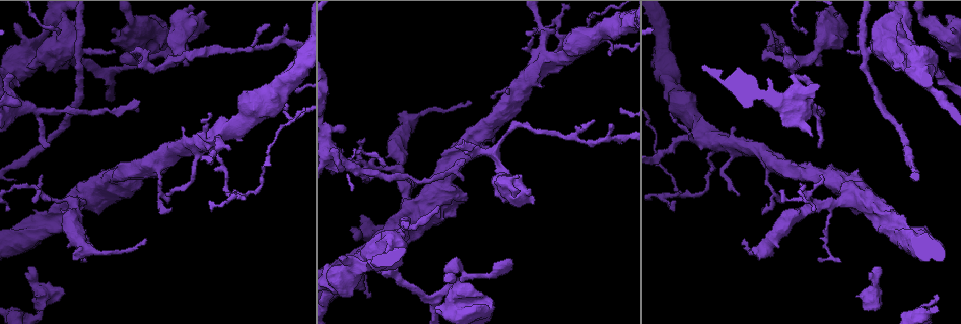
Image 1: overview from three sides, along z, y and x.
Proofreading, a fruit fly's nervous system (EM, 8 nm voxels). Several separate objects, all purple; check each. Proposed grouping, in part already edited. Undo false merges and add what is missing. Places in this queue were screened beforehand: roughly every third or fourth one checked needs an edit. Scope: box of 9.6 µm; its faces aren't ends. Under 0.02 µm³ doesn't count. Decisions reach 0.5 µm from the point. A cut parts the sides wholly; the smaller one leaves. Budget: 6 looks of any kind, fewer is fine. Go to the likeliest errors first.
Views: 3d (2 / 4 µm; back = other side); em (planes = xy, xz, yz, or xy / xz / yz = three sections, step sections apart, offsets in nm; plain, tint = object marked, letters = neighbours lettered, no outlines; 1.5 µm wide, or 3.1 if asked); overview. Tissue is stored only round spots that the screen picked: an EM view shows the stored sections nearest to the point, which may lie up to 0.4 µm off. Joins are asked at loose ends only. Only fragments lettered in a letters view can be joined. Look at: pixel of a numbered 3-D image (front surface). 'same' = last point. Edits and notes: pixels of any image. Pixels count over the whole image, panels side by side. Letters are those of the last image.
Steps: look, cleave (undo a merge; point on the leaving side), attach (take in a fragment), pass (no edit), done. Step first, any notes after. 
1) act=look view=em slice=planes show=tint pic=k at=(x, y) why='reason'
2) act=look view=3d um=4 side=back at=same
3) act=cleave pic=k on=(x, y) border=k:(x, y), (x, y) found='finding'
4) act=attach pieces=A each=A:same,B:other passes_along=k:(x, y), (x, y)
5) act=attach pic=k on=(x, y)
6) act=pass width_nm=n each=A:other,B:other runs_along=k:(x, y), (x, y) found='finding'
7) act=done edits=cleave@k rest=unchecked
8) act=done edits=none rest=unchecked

act=look view=em slice=yz step=8 show=letters pic=1 at=(371, 293) why='free end'

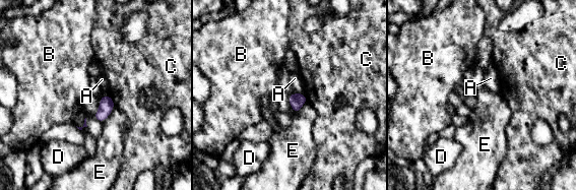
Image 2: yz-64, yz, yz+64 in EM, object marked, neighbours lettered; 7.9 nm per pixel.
act=pass each=A:other,B:other,C:other,D:other,E:other border=2:(308, 100), (298, 112), (293, 112) found='none of them fits'

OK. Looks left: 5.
act=look view=em slice=xy step=4 show=letters pic=1 at=(463, 160) why='long arm stops here'

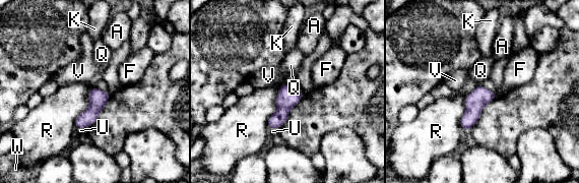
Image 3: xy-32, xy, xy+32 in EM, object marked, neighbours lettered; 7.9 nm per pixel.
act=look view=em slice=yz step=4 show=letters at=same

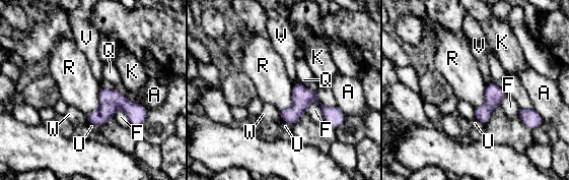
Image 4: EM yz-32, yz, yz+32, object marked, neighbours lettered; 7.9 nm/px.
act=pass longest_contact=R:260nm each=A:other,F:other,K:other,Q:other,R:other,U:other,V:other,W:other border=4:(473, 108), (474, 117) found='no lettered fragment goes on from it'

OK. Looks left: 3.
act=look view=em slice=planes show=letters pic=1 at=(866, 54) why='abrupt turn'

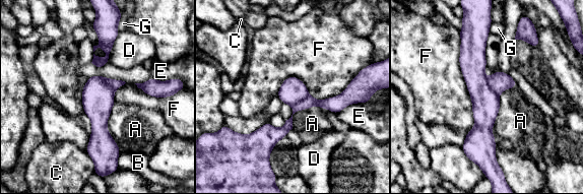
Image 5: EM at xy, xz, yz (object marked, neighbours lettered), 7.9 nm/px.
act=cleave pic=5 on=(293, 90) each=A:other,B:other,C:other,D:other,E:other,F:other,G:other part_leaving=5:(482, 36), (476, 82), (493, 157) found='two neurons meet here'

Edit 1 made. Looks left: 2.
act=done edits=cleave@5 rest=unchecked

